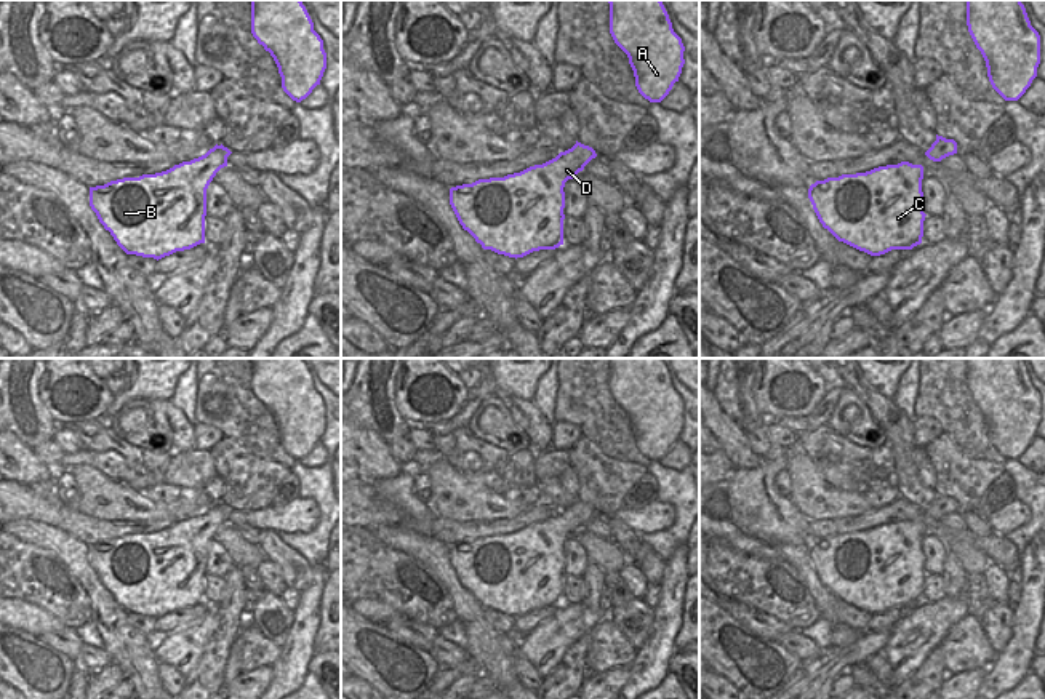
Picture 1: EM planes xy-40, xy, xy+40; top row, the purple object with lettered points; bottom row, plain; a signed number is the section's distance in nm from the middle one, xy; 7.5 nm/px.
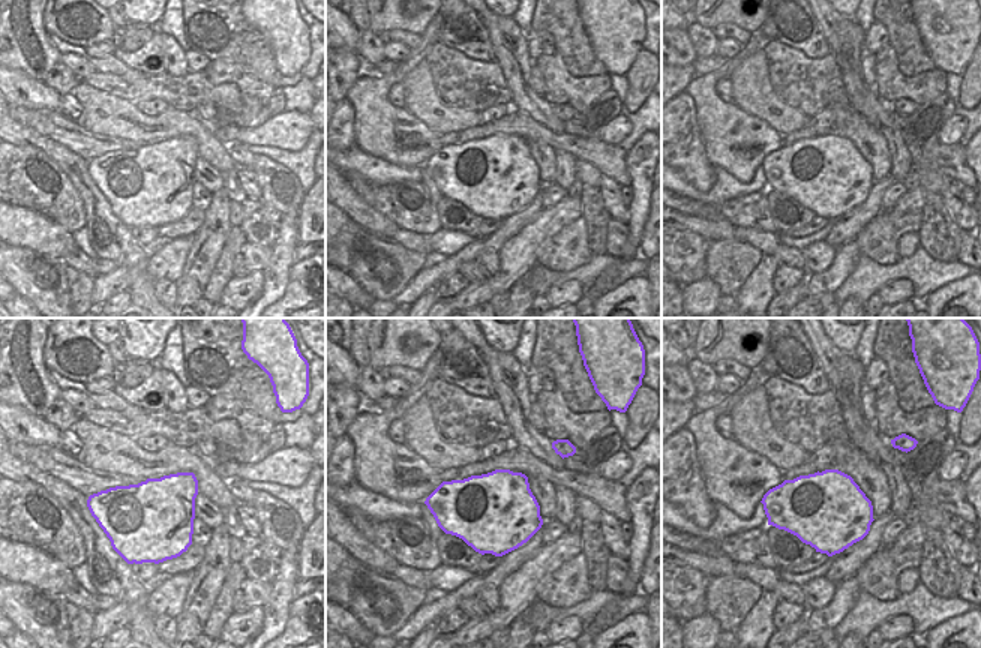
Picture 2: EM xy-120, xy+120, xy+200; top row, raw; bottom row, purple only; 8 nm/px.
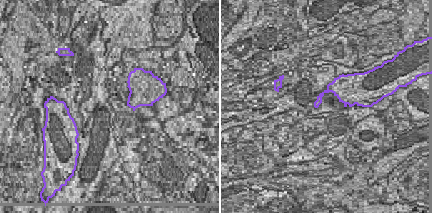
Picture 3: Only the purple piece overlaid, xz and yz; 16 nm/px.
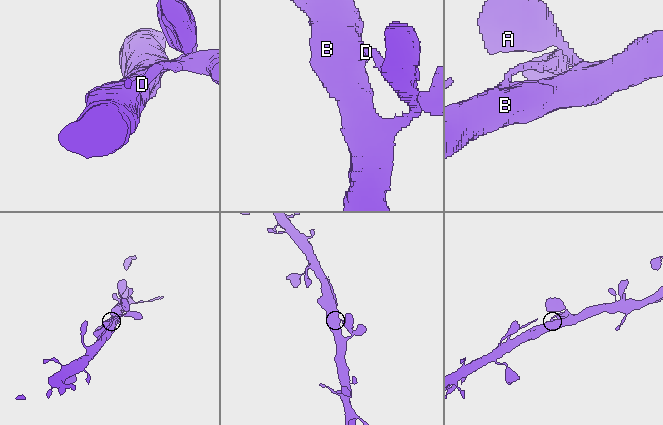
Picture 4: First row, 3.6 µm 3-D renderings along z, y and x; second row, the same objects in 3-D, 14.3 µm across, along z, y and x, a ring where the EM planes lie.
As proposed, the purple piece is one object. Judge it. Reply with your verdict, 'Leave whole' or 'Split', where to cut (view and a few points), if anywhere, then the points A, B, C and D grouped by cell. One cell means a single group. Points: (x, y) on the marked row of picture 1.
Leave whole. No split. Groups: A B C D

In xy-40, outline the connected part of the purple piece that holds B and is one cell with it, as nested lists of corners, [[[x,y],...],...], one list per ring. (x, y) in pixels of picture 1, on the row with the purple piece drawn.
[[[216,144],[205,155],[166,171],[90,187],[90,206],[126,254],[158,261],[176,251],[190,250],[205,243],[206,189],[216,173],[227,166],[230,154],[227,147]]]

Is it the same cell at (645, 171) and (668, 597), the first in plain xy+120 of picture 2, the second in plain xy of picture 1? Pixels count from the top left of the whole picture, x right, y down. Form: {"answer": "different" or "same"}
{"answer": "same"}

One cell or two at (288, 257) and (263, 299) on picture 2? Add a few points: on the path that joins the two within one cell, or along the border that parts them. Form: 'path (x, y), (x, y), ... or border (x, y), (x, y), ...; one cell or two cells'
path (278, 267), (273, 288); one cell

